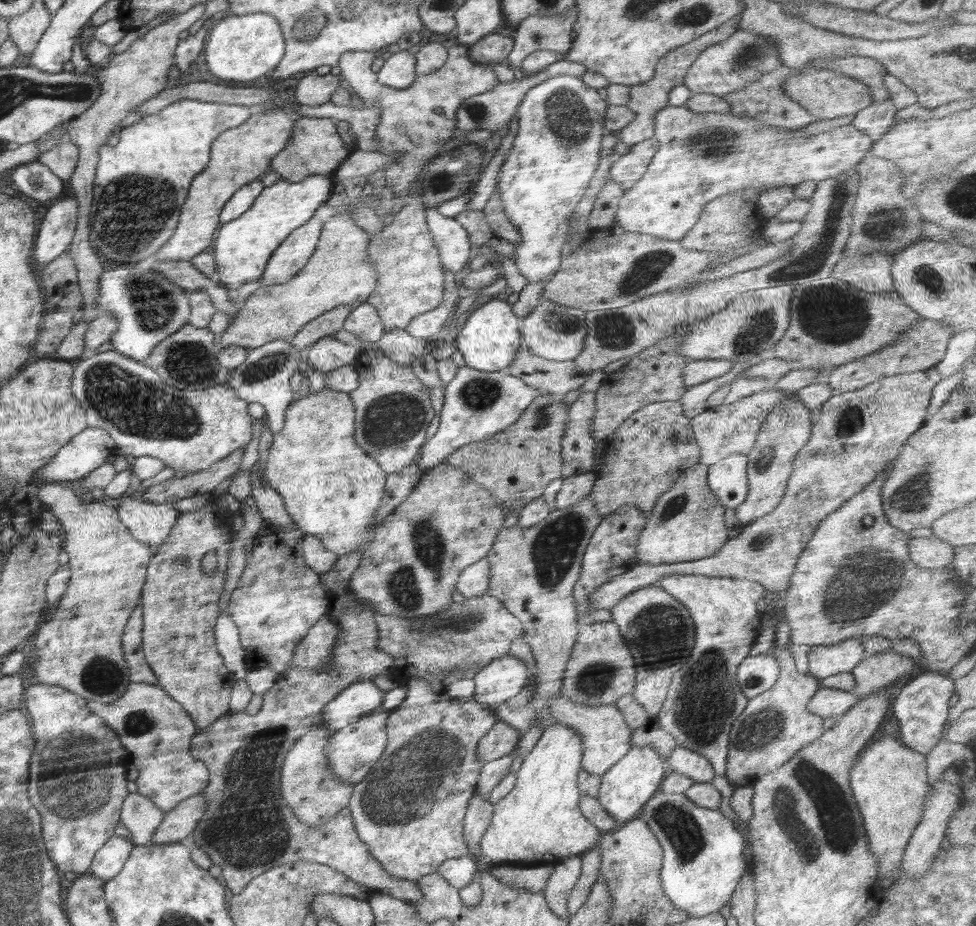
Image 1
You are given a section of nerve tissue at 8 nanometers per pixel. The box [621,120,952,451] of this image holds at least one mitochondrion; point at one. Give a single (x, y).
(831, 314)

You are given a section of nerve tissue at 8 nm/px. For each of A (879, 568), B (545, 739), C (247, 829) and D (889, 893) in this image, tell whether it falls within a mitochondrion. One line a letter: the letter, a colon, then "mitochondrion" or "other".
A: mitochondrion
B: other
C: mitochondrion
D: other

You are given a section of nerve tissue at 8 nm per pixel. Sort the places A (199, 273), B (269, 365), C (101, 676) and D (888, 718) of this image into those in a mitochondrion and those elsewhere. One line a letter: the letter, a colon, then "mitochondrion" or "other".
A: other
B: mitochondrion
C: mitochondrion
D: other

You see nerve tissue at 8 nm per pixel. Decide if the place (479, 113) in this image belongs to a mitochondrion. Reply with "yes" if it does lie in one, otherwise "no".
yes

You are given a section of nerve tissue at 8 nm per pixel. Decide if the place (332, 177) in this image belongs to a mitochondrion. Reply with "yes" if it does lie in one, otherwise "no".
no

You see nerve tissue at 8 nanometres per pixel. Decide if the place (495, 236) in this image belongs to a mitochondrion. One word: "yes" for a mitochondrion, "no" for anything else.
no

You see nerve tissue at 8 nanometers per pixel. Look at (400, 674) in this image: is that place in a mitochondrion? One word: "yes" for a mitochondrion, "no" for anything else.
no

